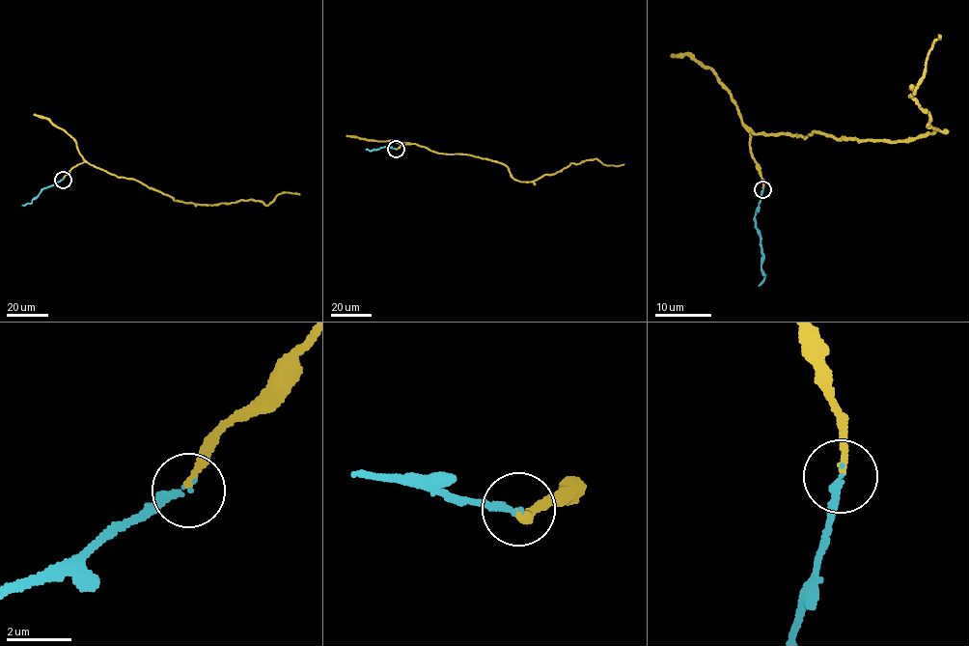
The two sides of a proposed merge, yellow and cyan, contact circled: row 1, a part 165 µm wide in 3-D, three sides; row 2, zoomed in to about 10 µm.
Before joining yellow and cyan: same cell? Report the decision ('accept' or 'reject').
accept

